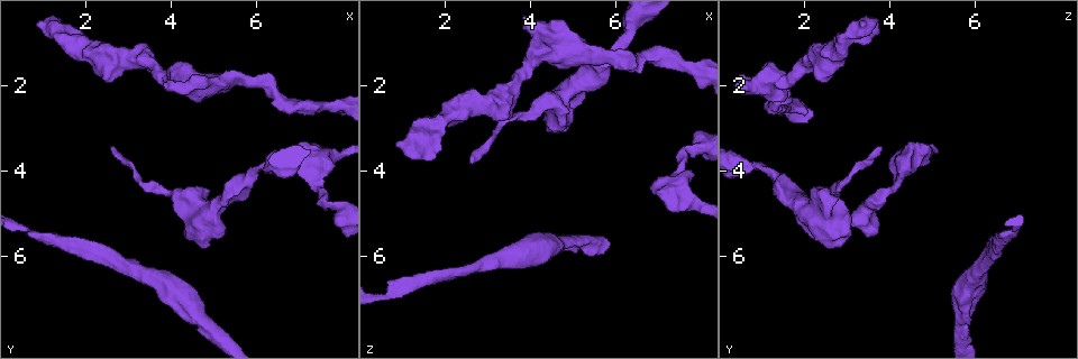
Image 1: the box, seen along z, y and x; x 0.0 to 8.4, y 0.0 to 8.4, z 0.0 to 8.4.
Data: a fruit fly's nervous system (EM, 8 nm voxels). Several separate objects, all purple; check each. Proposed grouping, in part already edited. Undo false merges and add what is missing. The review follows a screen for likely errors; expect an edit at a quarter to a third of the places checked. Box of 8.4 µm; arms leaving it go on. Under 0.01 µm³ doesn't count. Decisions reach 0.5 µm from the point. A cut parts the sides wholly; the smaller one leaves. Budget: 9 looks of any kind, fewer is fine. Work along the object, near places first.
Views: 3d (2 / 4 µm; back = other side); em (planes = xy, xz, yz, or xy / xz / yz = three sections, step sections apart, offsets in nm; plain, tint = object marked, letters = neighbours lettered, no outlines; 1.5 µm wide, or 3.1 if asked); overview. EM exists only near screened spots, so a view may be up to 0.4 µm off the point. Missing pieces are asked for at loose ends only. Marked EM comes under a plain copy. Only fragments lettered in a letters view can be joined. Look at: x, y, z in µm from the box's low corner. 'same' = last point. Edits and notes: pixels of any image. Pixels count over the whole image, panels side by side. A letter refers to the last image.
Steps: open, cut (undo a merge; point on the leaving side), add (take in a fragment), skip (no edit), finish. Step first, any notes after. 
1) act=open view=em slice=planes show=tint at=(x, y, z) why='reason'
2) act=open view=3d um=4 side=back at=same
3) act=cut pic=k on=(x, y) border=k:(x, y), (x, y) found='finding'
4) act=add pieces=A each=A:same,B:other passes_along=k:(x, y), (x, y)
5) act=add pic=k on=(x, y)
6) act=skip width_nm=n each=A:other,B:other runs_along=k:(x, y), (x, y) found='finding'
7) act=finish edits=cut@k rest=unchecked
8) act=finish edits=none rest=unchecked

act=open view=em slice=planes show=letters at=(5.30, 5.50, 2.20) why='thick end'

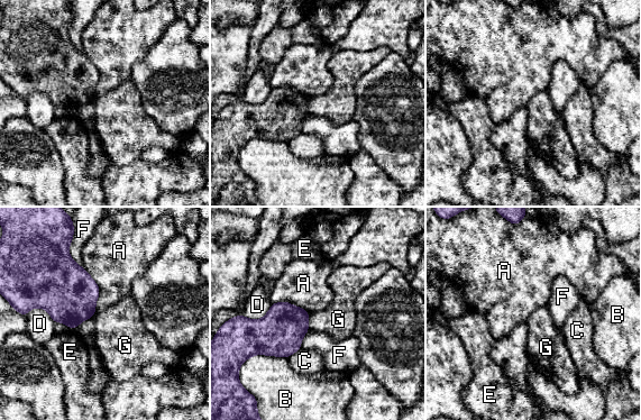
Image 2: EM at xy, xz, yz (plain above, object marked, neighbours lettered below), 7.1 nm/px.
act=skip each=A:other,B:other,C:other,D:other,E:other,F:other,G:other border=2:(308, 313), (308, 327), (310, 329) found='no lettered fragment goes on from it'

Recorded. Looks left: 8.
act=open view=em slice=planes show=letters at=(7.70, 4.80, 3.60) why='calibre changes'

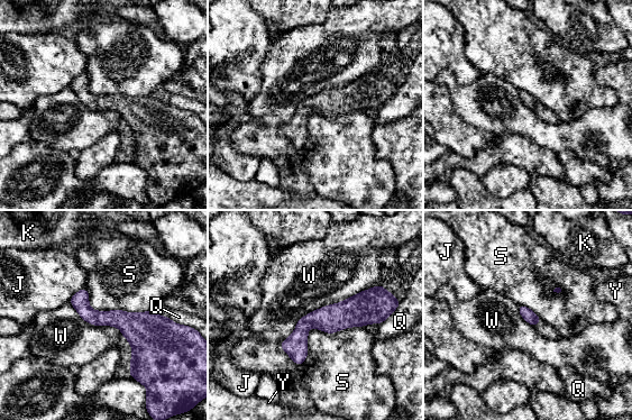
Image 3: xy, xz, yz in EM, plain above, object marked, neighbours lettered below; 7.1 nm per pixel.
act=skip each=J:other,K:other,Q:other,S:other,W:other,Y:other border=3:(85, 286), (94, 310), (152, 310) found='continuous, no second neuron'

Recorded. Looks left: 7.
act=open view=3d um=2 at=(2.65, 3.50, 3.75) why='thin end'

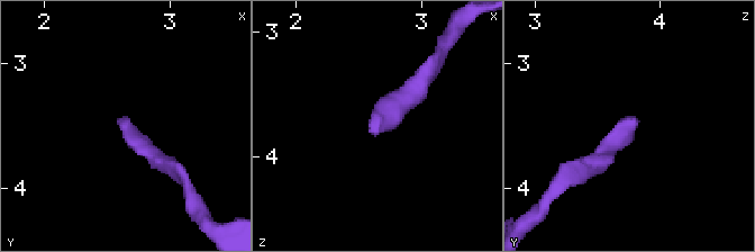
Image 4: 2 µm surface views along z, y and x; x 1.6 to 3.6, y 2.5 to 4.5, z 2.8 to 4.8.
act=open view=em slice=planes show=letters at=(2.64, 3.44, 3.76)

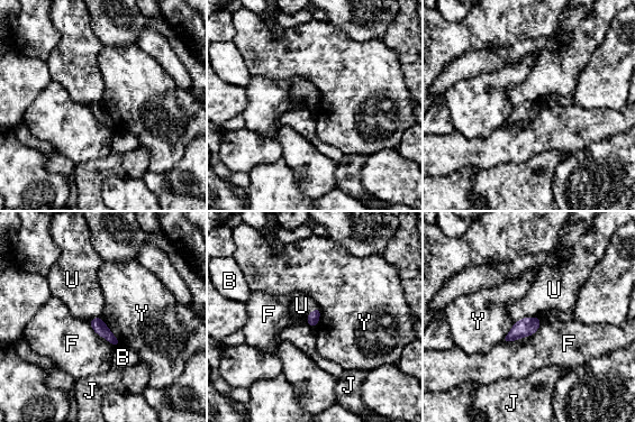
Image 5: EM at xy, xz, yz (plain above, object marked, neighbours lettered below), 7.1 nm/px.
act=skip width_nm=80 each=B:other,F:other,J:other,U:other,Y:other found='no lettered fragment goes on from it'

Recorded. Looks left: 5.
act=open view=em slice=planes show=letters at=(0.60, 5.35, 7.00) why='calibre changes'

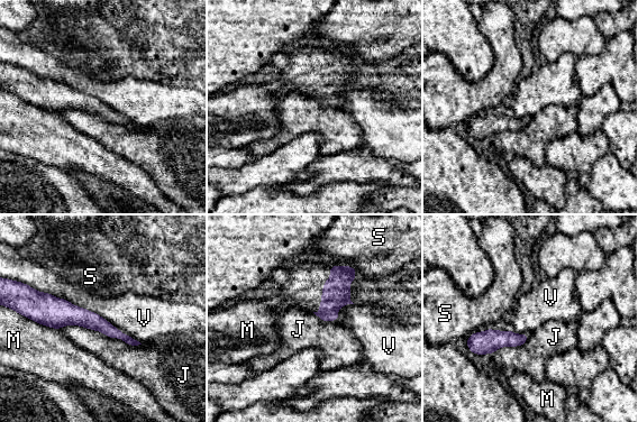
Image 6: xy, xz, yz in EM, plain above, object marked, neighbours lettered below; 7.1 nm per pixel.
act=skip width_nm=130 each=J:other,M:other,S:other,V:other border=6:(60, 328), (80, 324), (142, 343) found='continuous, no second neuron'

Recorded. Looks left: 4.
act=finish edits=none rest=unchecked

